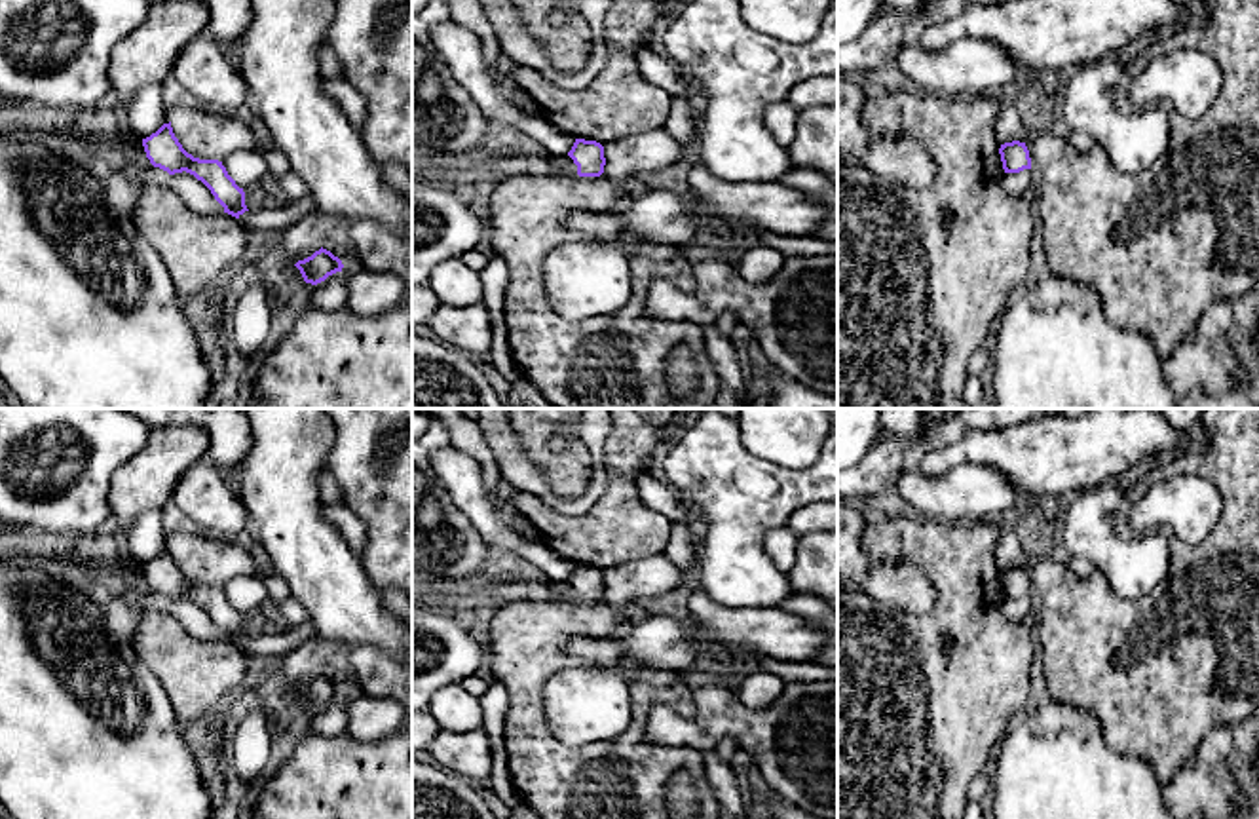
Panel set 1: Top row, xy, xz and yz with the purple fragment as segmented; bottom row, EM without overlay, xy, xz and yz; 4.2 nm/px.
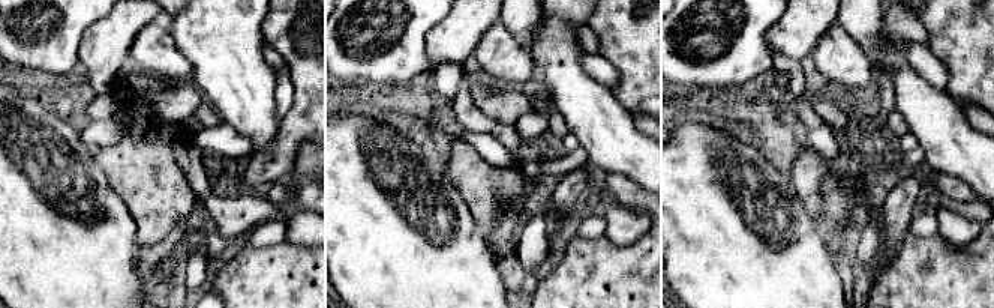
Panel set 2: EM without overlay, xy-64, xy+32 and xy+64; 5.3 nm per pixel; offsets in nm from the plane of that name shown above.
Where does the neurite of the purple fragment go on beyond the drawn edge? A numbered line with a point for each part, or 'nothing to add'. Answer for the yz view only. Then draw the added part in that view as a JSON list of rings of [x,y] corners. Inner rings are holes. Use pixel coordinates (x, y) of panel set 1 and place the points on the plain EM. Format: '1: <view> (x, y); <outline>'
nothing to add

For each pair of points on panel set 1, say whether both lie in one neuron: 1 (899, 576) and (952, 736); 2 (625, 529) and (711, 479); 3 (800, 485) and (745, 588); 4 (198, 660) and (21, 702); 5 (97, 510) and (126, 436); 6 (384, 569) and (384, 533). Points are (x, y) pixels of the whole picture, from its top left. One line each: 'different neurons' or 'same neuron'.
1: different neurons
2: different neurons
3: same neuron
4: different neurons
5: same neuron
6: same neuron

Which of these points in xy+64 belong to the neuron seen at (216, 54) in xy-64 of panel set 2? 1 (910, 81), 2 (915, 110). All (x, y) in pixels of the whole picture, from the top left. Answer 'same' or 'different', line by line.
1: same
2: same

